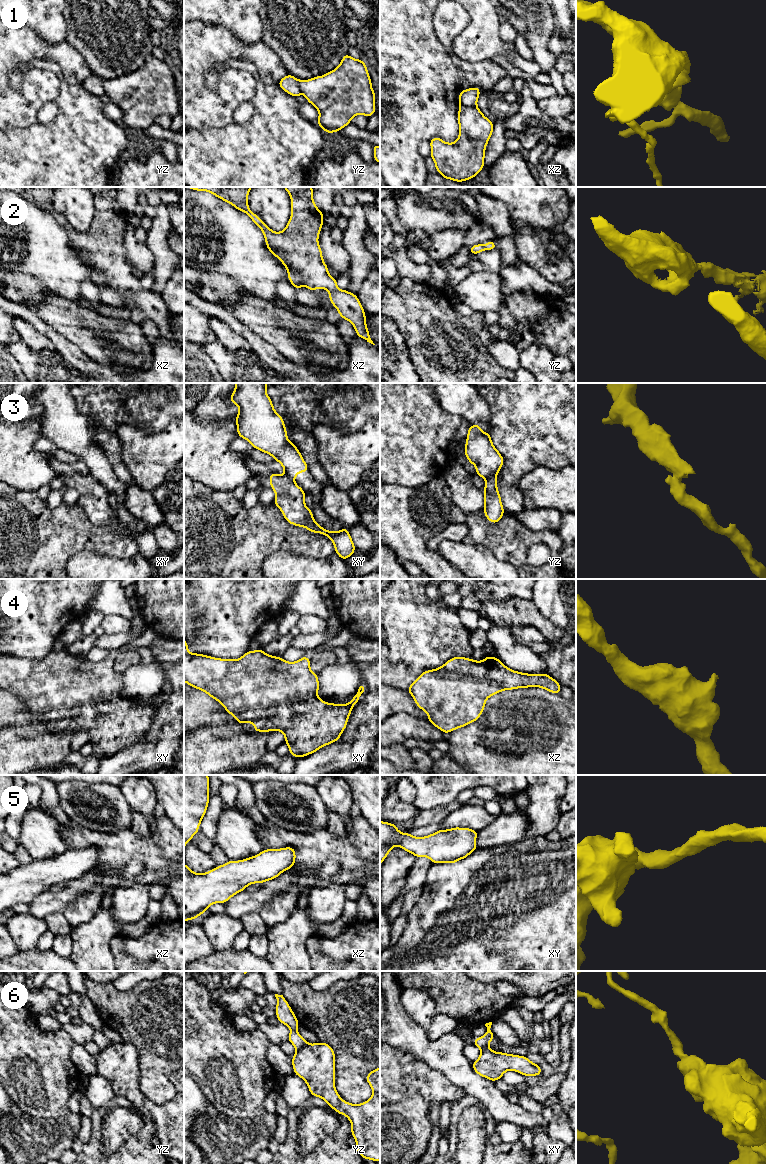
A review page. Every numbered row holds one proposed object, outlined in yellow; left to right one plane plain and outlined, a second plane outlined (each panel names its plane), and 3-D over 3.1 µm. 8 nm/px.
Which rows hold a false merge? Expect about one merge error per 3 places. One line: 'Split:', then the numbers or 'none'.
Split: 1, 3, 6

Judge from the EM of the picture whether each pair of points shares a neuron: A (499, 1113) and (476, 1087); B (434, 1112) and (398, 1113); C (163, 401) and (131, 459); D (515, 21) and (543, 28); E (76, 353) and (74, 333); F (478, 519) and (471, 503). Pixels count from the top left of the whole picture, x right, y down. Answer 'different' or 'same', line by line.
A: same
B: different
C: different
D: different
E: different
F: different

